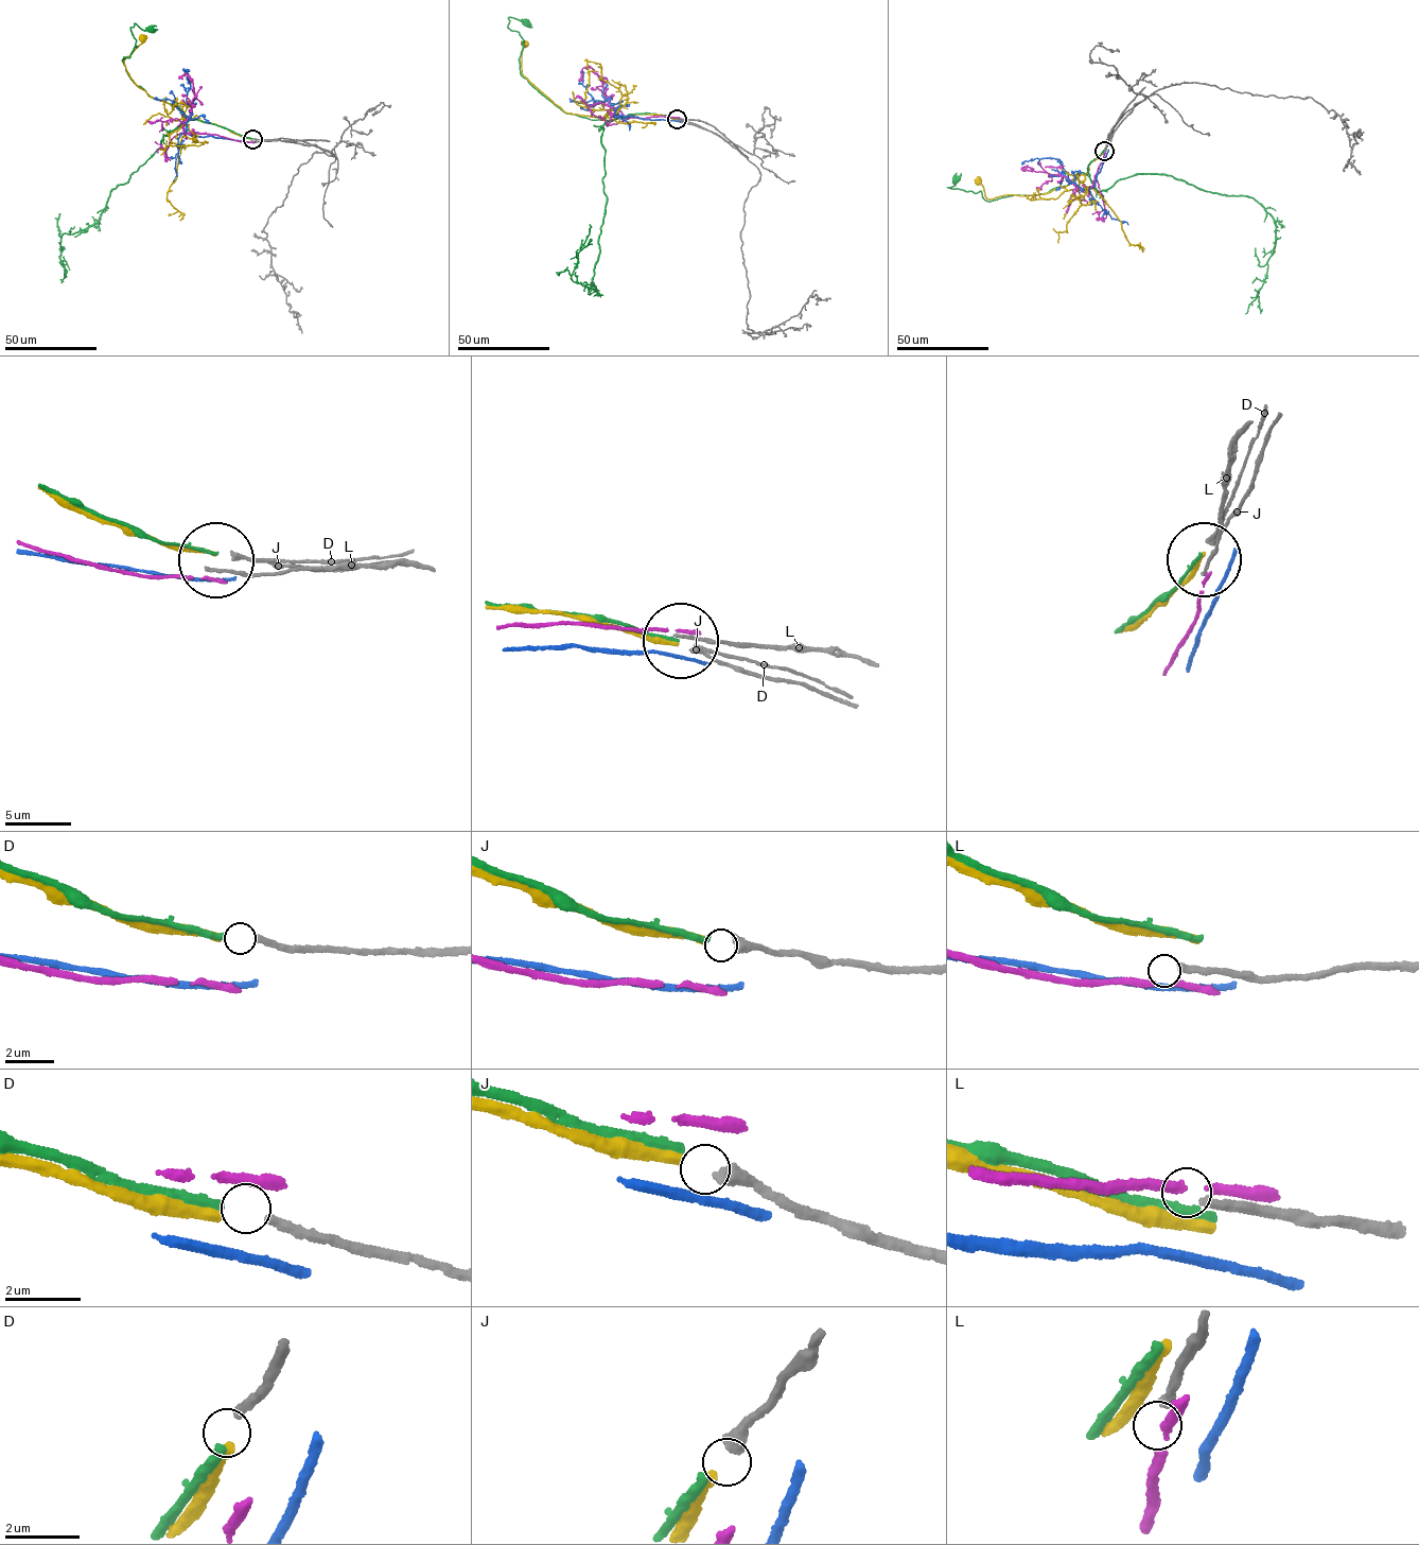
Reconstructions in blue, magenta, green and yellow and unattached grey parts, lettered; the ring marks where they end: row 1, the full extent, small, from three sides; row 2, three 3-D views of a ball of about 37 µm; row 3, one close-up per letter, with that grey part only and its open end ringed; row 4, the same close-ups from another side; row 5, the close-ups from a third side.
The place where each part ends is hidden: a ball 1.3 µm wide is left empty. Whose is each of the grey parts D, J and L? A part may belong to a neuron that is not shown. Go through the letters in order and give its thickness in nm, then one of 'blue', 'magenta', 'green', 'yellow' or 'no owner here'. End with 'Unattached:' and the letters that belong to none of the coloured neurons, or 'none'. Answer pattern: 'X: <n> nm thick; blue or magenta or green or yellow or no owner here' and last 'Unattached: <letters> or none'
D: 240 nm thick; green
J: 440 nm thick; yellow
L: 240 nm thick; no owner here
Unattached: L

